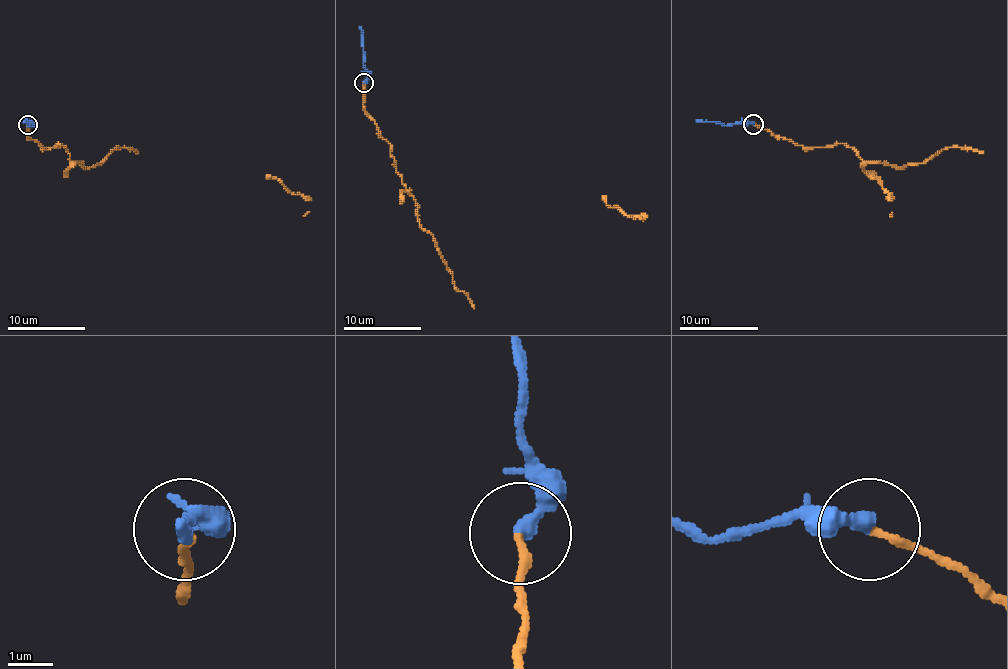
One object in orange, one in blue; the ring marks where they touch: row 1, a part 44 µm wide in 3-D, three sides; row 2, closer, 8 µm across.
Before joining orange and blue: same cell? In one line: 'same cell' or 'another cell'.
same cell

